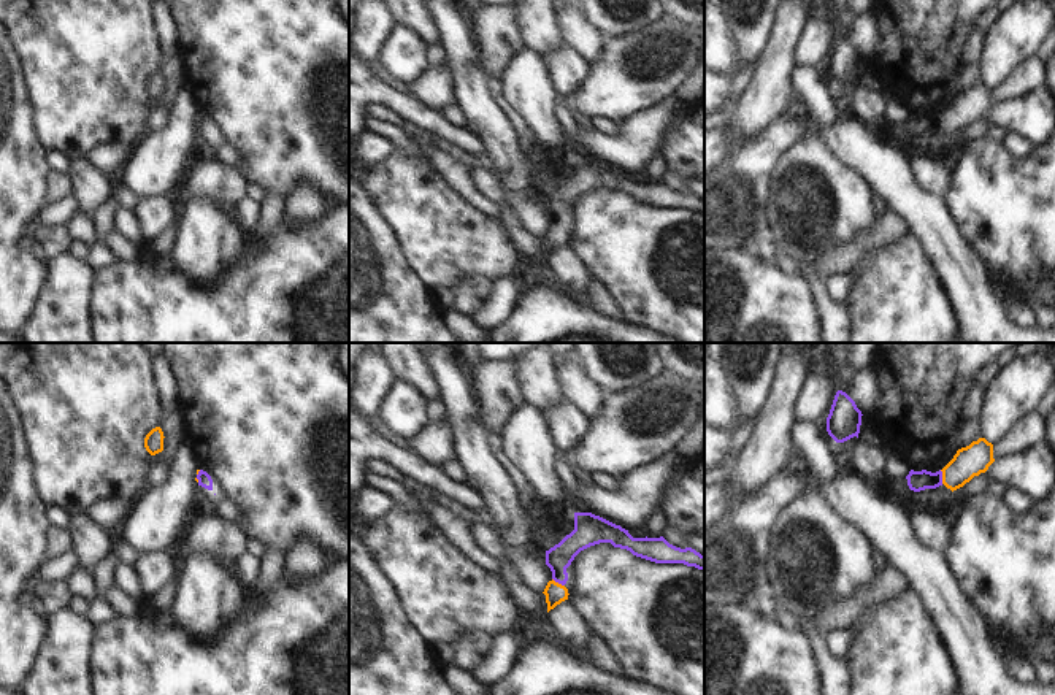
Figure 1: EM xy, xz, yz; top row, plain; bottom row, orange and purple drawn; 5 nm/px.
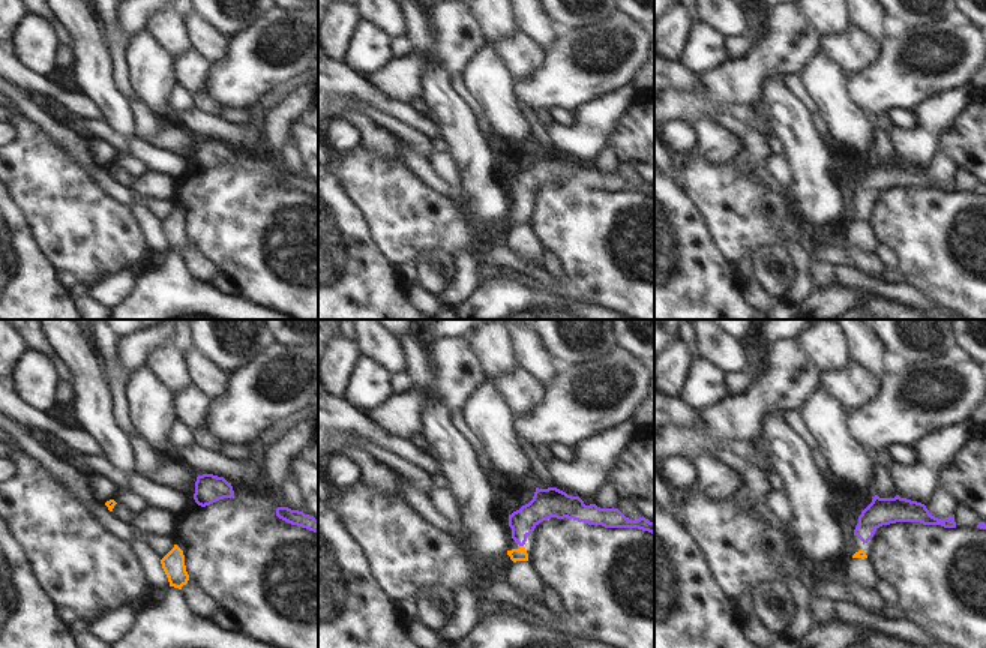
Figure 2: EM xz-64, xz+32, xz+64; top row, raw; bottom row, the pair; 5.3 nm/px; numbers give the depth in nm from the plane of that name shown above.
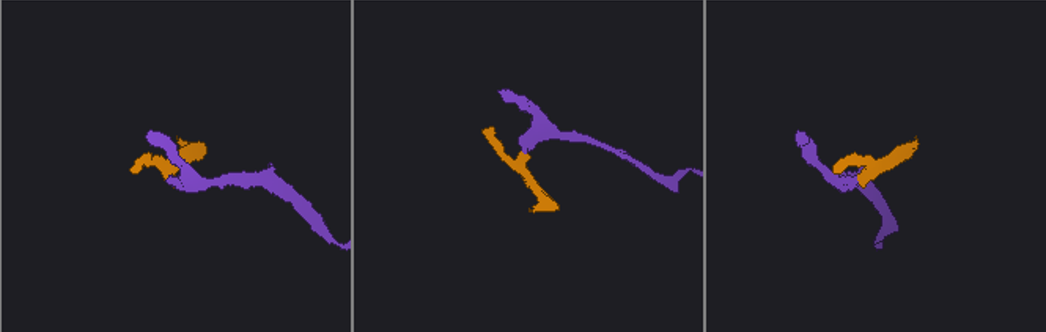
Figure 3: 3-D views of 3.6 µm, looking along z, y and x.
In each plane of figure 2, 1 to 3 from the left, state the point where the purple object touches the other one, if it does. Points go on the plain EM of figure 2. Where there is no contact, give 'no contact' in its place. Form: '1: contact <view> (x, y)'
1: no contact
2: no contact
3: no contact

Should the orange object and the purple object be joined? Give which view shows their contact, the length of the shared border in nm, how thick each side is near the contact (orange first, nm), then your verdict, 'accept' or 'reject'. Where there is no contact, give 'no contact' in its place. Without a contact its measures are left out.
contact in yz; length 70 nm; calibres 160 and 100 nm; accept

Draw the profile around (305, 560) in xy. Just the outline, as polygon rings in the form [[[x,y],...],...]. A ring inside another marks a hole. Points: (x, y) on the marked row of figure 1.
[[[298,539],[298,543],[286,552],[282,576],[290,582],[300,582],[319,576],[325,566],[327,555],[320,546],[308,539]]]

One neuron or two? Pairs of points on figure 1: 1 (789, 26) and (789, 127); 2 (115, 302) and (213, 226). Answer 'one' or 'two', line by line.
1: two
2: two

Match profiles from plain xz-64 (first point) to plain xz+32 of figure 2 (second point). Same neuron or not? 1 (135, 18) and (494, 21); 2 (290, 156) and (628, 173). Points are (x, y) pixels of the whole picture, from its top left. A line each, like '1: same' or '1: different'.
1: different
2: same

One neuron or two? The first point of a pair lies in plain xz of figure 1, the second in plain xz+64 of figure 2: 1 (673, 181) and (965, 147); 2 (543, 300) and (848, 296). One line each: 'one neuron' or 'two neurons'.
1: two neurons
2: one neuron

